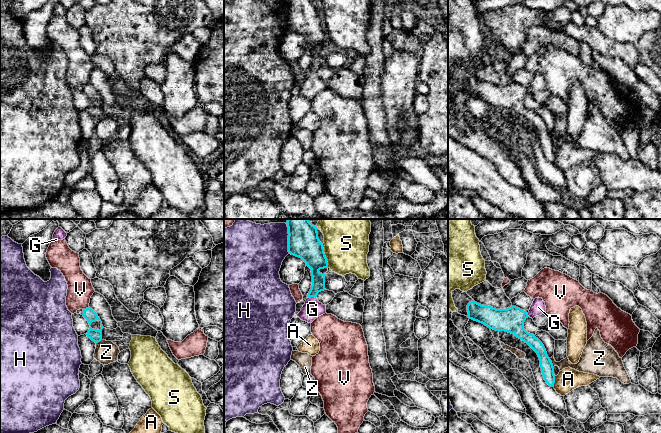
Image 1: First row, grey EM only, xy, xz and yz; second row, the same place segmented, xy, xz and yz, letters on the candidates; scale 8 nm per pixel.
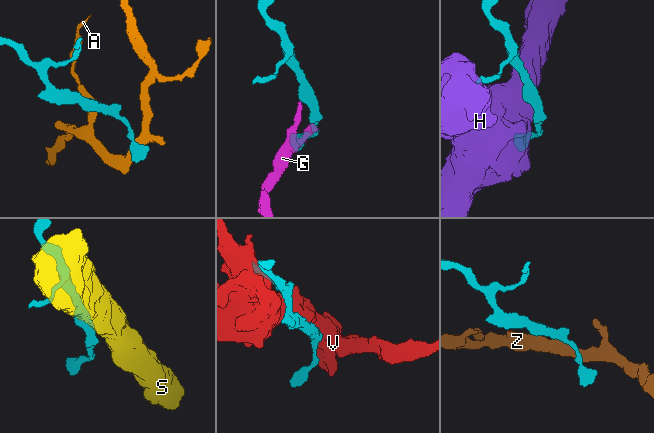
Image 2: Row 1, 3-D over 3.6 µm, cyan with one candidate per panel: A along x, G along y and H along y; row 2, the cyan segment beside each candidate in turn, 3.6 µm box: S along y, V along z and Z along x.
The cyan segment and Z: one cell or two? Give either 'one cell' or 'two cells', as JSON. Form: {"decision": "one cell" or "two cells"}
{"decision": "two cells"}

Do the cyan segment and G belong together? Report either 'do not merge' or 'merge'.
merge

